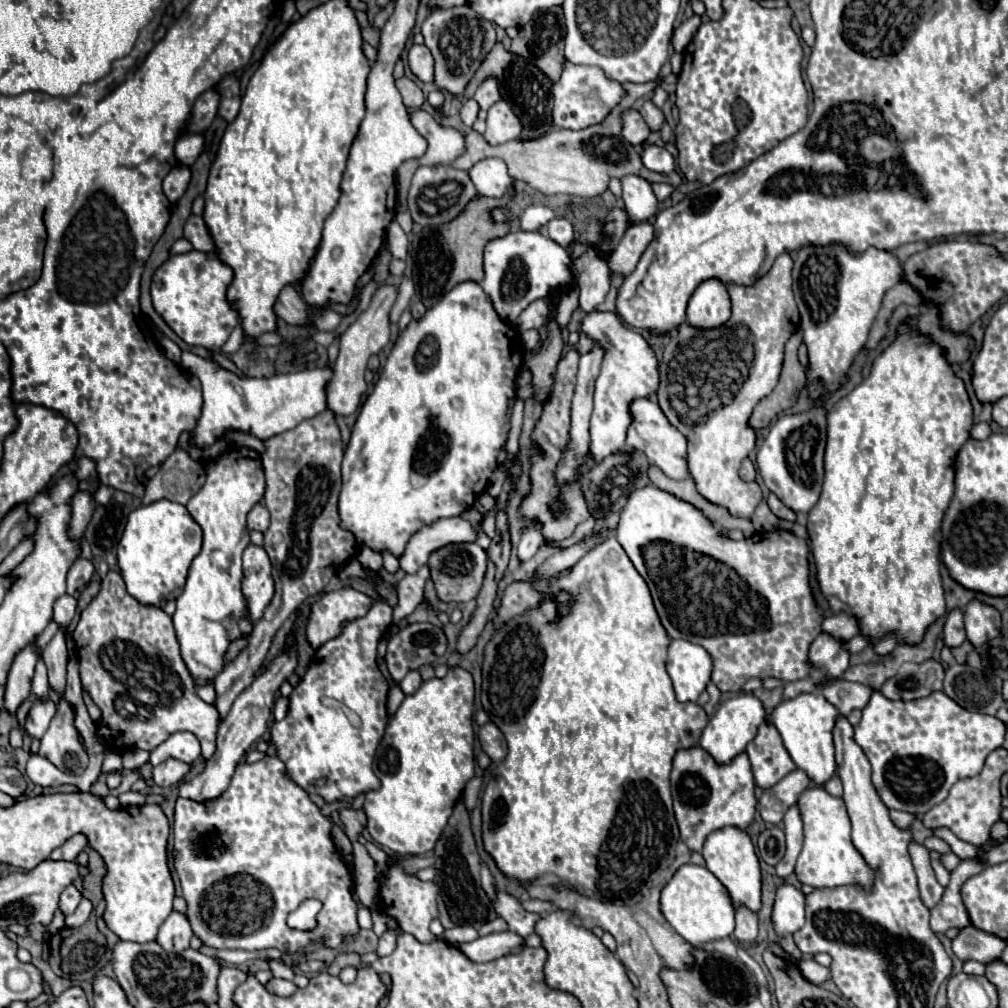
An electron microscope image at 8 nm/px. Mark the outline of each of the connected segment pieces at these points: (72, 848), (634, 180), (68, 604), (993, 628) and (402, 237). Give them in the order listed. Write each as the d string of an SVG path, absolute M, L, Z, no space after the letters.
M76 834L68 842L64 842L60 848L56 848L50 854L50 860L76 860L76 856L86 848L86 836Z
M624 176L622 180L622 200L632 222L644 222L656 214L658 200L652 192L650 182L640 176Z
M70 594L60 596L60 600L56 600L56 604L54 604L54 620L60 626L68 626L70 620L74 618L74 614L76 614L76 600Z
M972 600L964 608L964 628L970 644L978 648L1000 634L1000 612Z
M393 220L387 231L389 251L393 258L406 260L408 256L409 240L400 225Z

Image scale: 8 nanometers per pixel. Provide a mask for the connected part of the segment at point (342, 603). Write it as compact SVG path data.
M342 588L336 592L324 594L310 606L310 616L306 622L306 640L318 650L328 640L340 636L346 622L364 618L368 608L378 602L366 594L360 594L352 588Z

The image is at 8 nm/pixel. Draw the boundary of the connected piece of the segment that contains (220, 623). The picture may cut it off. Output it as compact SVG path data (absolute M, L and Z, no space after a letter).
M232 446L226 454L206 464L206 484L198 494L190 498L186 504L186 510L194 518L194 522L204 532L204 544L202 552L194 558L188 580L184 586L184 592L176 598L176 612L172 616L178 644L180 644L180 656L184 664L188 666L196 686L206 686L216 680L216 676L226 668L226 652L228 642L248 638L254 630L252 620L248 618L248 600L240 588L242 582L242 552L250 544L250 532L246 528L246 514L254 504L258 504L264 496L264 468L260 464L260 454L256 454L250 448Z

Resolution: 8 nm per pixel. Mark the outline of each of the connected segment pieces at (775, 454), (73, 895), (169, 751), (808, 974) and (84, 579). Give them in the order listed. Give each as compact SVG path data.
M810 408L802 414L780 416L770 428L764 444L758 450L756 464L762 472L766 488L776 494L794 512L810 512L820 498L824 478L824 446L826 446L826 410Z
M70 884L70 886L64 888L64 892L60 894L60 910L62 910L64 914L72 914L72 912L76 910L76 906L78 906L80 900L82 900L80 892Z
M176 732L156 750L150 752L150 764L162 764L168 758L176 758L186 764L194 764L200 758L200 742L190 732Z
M802 960L802 962L798 962L798 968L800 968L802 976L804 976L808 982L816 984L816 986L820 986L820 984L824 984L826 980L832 978L830 968L820 966L816 960Z
M76 558L74 564L72 564L72 568L68 570L68 586L70 586L70 592L86 586L90 582L92 574L94 574L92 562L86 560L86 558Z

